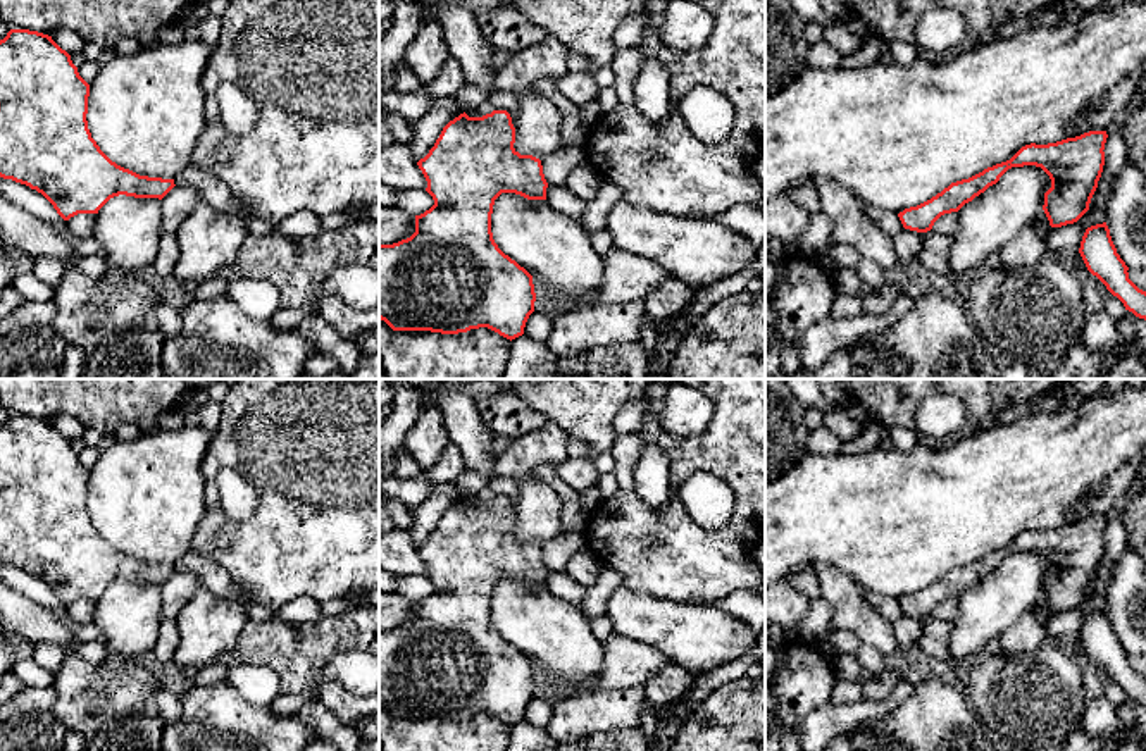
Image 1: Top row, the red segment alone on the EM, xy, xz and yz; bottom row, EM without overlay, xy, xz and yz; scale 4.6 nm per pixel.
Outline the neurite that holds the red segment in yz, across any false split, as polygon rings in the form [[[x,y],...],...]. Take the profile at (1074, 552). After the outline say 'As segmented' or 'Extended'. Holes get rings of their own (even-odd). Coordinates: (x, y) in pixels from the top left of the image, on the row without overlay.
[[[1089,517],[1048,531],[1025,531],[1010,546],[951,568],[931,586],[898,599],[905,615],[927,618],[934,608],[996,570],[1012,553],[1036,551],[1051,565],[1043,596],[1051,613],[1077,608],[1087,596],[1105,551],[1106,517]]]. As segmented

